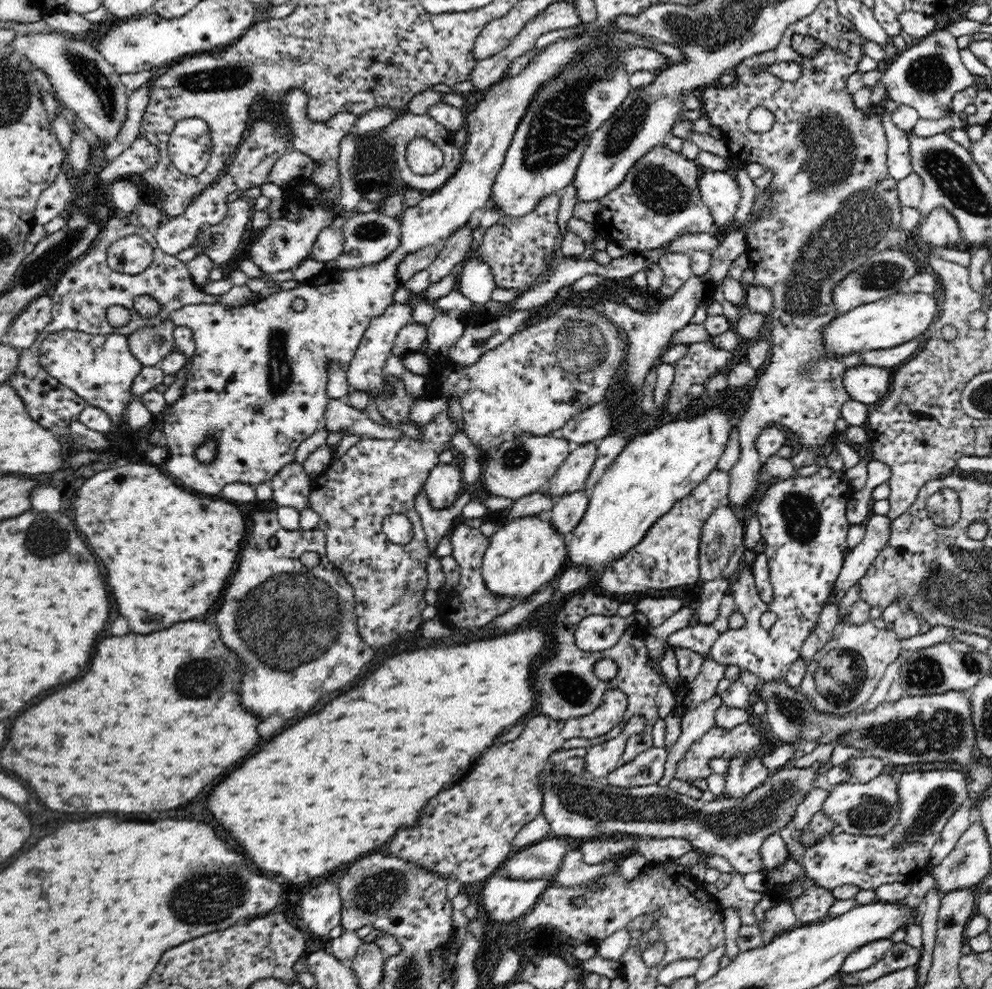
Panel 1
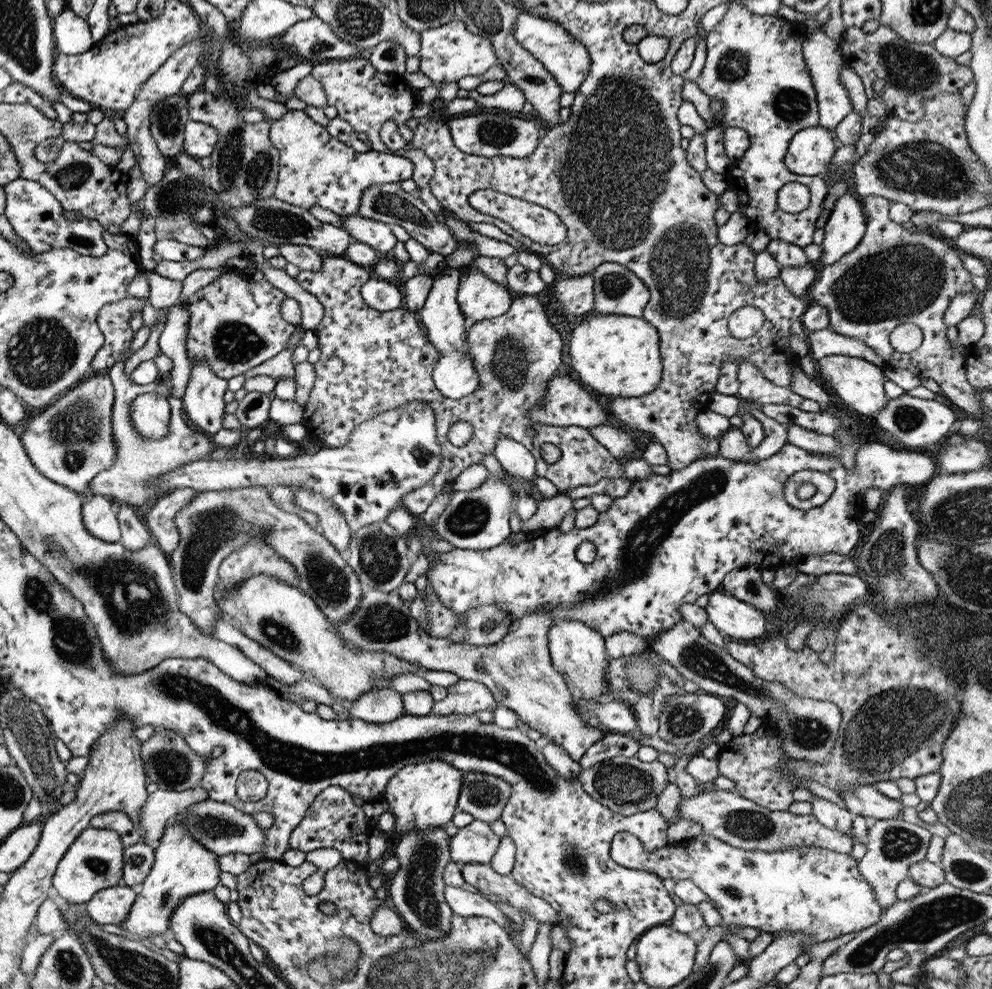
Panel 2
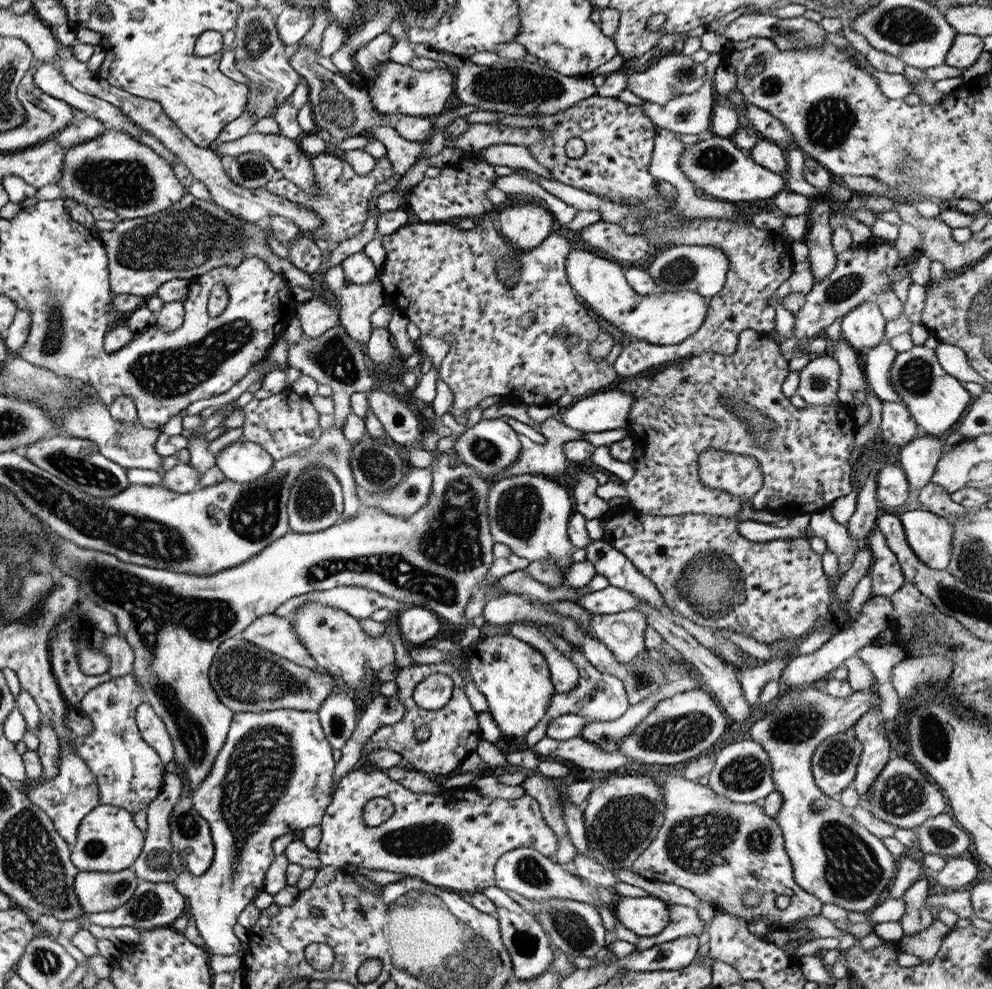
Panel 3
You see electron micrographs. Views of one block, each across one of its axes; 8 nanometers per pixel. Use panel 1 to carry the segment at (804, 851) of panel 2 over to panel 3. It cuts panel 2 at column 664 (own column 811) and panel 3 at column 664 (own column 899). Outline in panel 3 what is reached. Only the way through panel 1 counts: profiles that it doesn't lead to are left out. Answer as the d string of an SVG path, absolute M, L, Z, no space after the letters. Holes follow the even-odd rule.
M665 776L659 784L663 795L663 824L659 827L655 839L631 863L629 870L644 879L657 882L676 884L681 888L691 890L700 900L711 900L717 911L731 914L746 924L753 924L761 918L771 922L778 930L785 929L795 922L820 914L821 902L809 892L803 892L793 880L792 864L784 849L782 833L775 819L767 816L760 803L736 803L723 796L715 794L707 785L700 785L683 776ZM747 889L755 890L761 895L757 906L747 908L741 904L741 893ZM777 896L787 896L789 903L785 908L775 907Z

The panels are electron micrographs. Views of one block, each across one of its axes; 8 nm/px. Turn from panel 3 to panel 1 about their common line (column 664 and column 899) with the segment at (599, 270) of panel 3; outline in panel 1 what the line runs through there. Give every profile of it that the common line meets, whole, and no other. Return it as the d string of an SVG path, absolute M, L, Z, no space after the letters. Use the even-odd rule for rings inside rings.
M902 290L896 294L886 296L885 299L853 308L837 316L837 318L824 329L825 352L828 352L828 356L836 355L836 357L844 357L845 355L850 355L851 352L861 353L876 348L894 348L895 346L900 346L900 344L910 342L916 337L925 337L928 334L928 330L930 330L930 326L934 324L938 316L937 299L936 294Z

